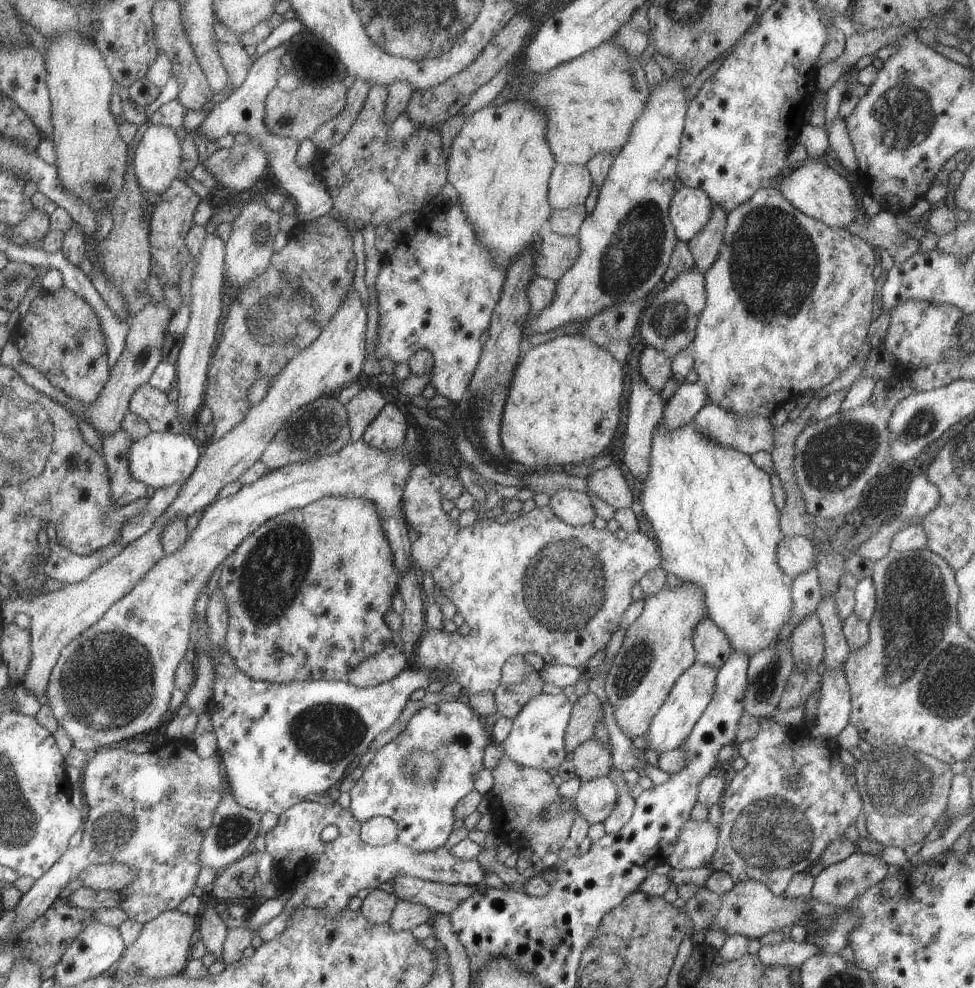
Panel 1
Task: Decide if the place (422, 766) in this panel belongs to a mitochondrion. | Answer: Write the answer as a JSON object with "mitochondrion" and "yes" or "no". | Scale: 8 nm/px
{"mitochondrion":"yes"}

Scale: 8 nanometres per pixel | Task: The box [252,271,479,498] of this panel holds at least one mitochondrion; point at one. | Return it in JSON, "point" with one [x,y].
{"point":[318,430]}

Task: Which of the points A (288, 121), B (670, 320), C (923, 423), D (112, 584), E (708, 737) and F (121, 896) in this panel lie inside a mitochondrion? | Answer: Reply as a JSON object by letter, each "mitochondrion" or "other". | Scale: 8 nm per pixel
{"A":"mitochondrion","B":"mitochondrion","C":"mitochondrion","D":"other","E":"other","F":"other"}

